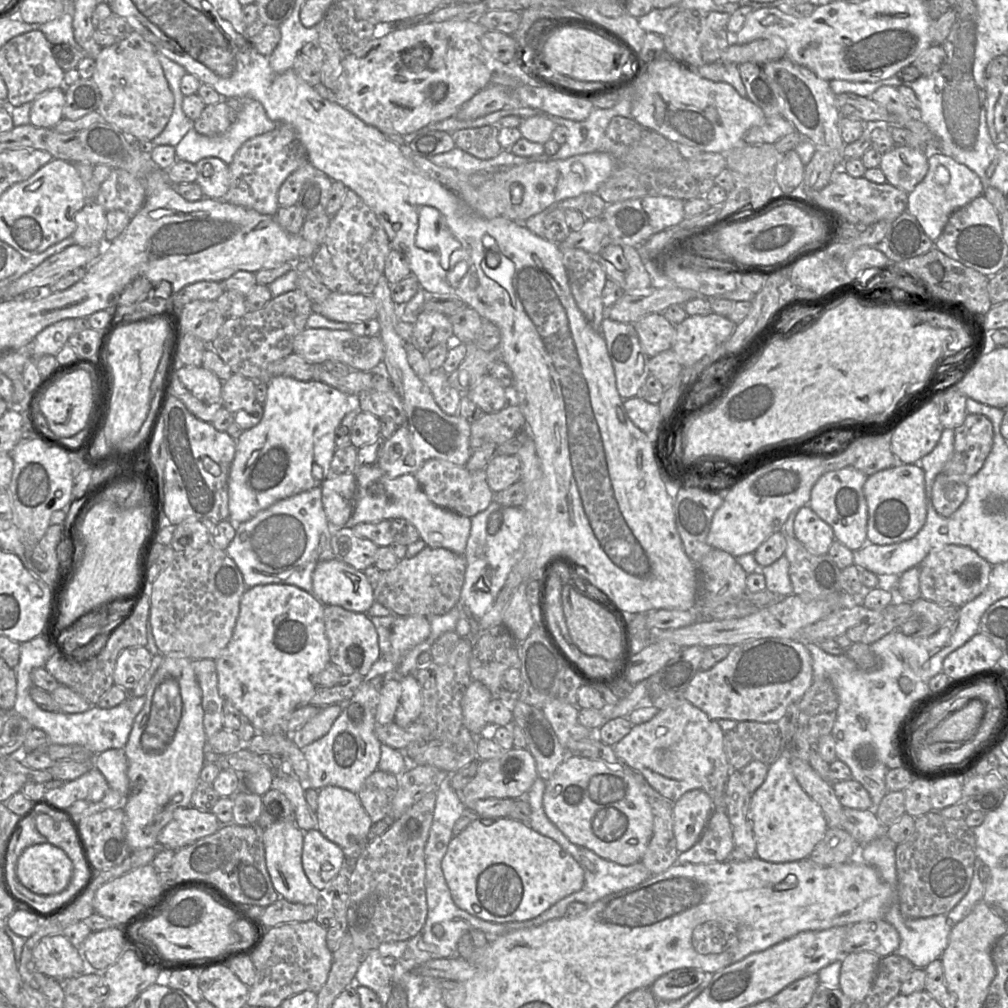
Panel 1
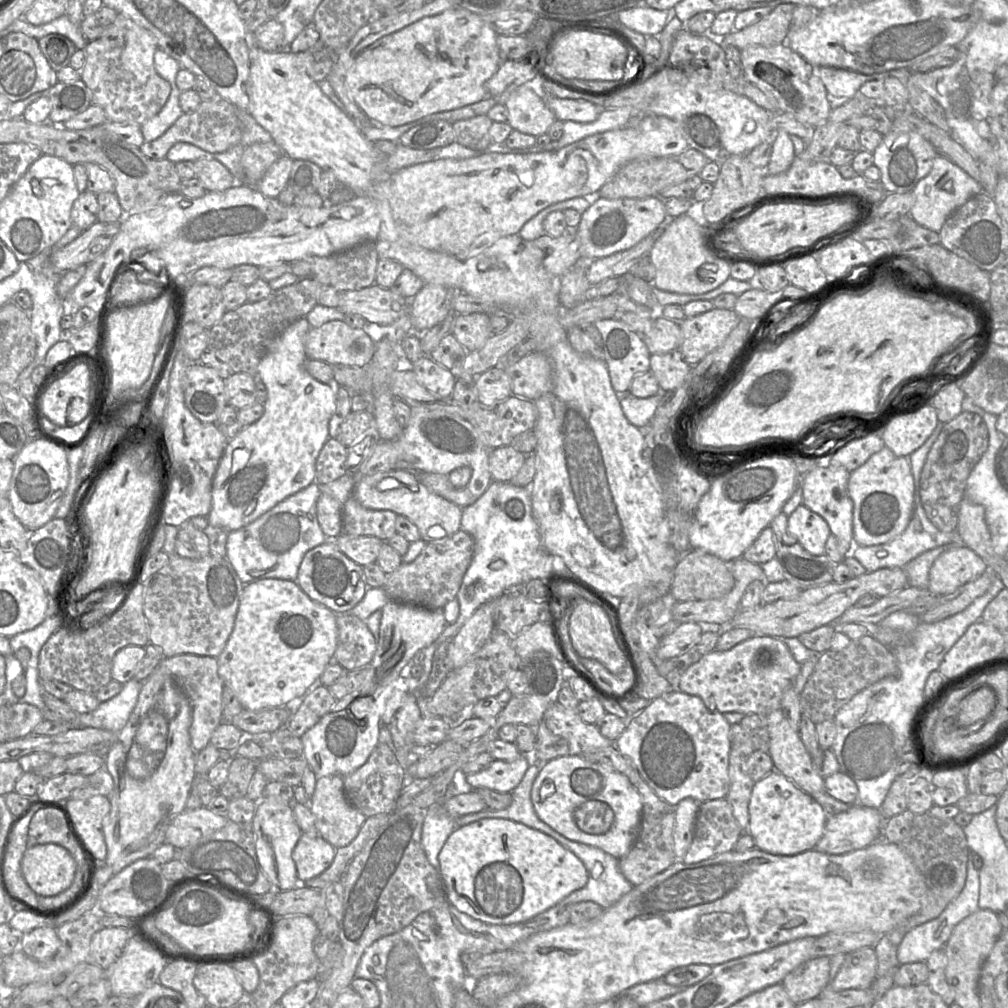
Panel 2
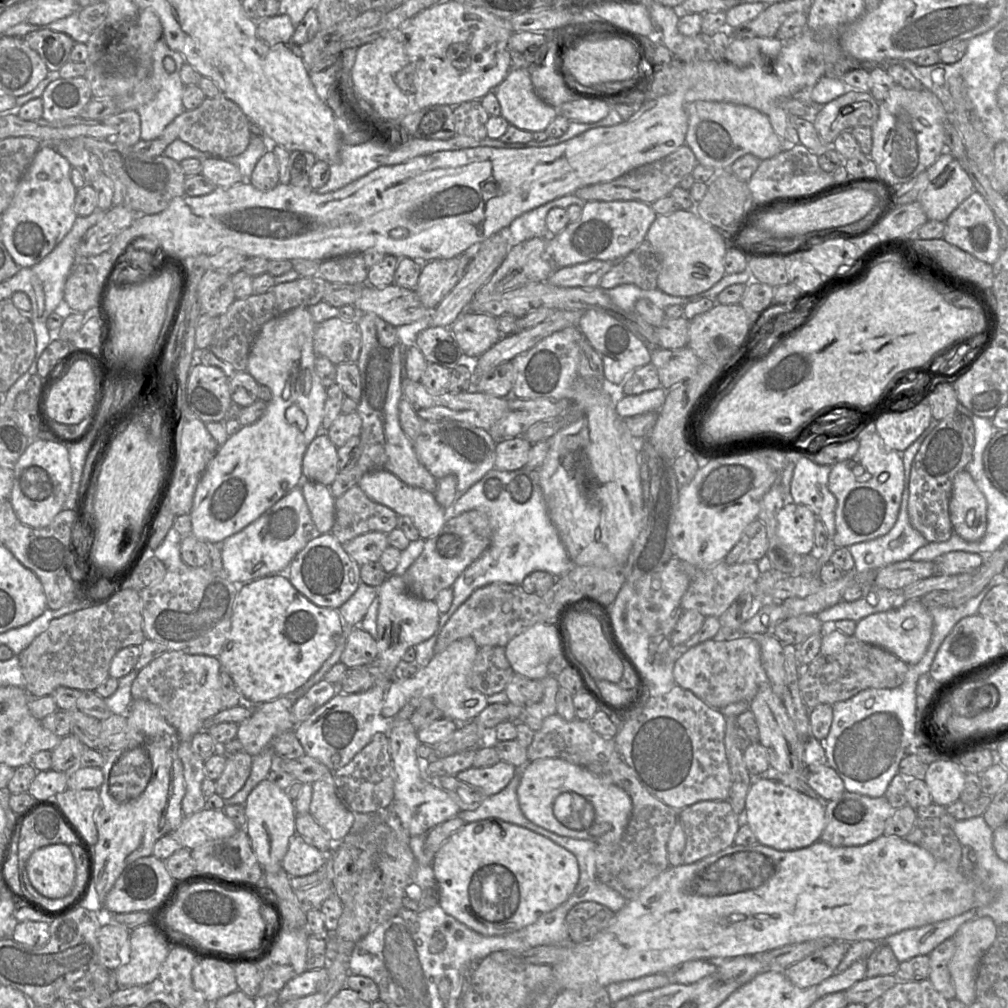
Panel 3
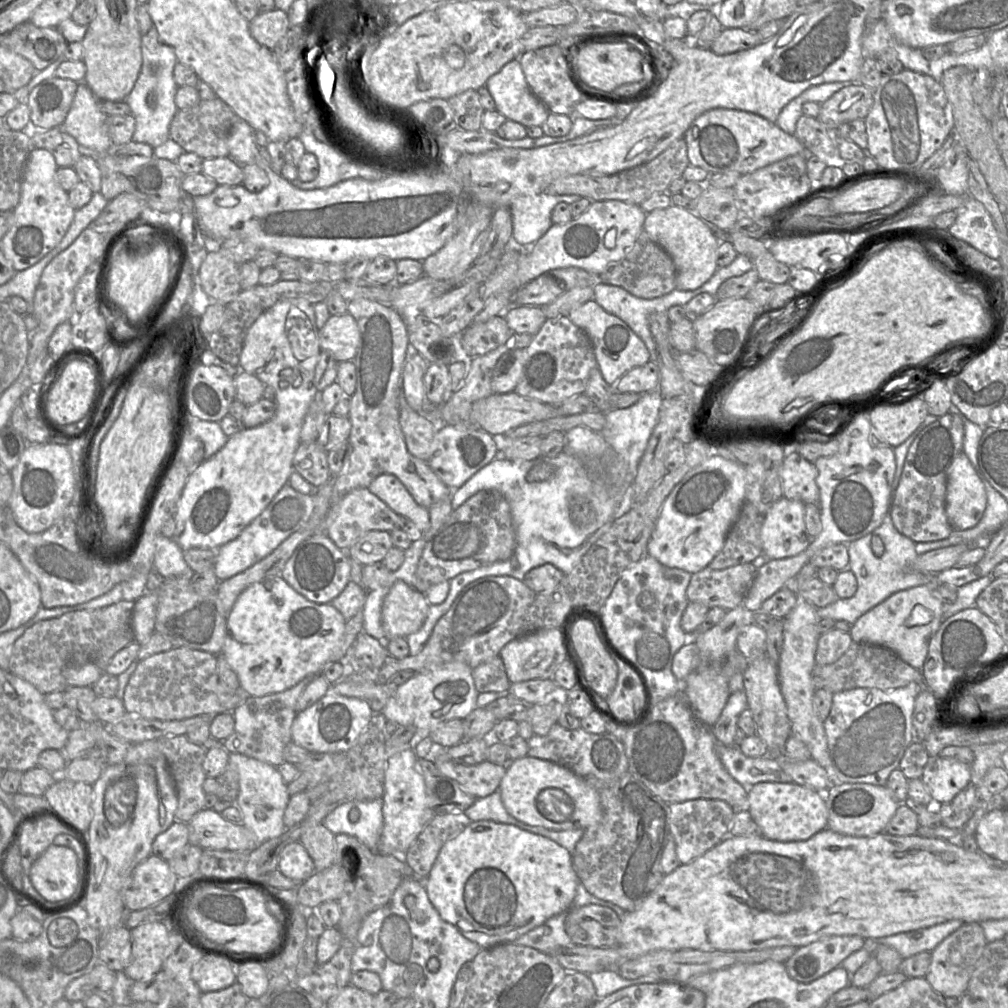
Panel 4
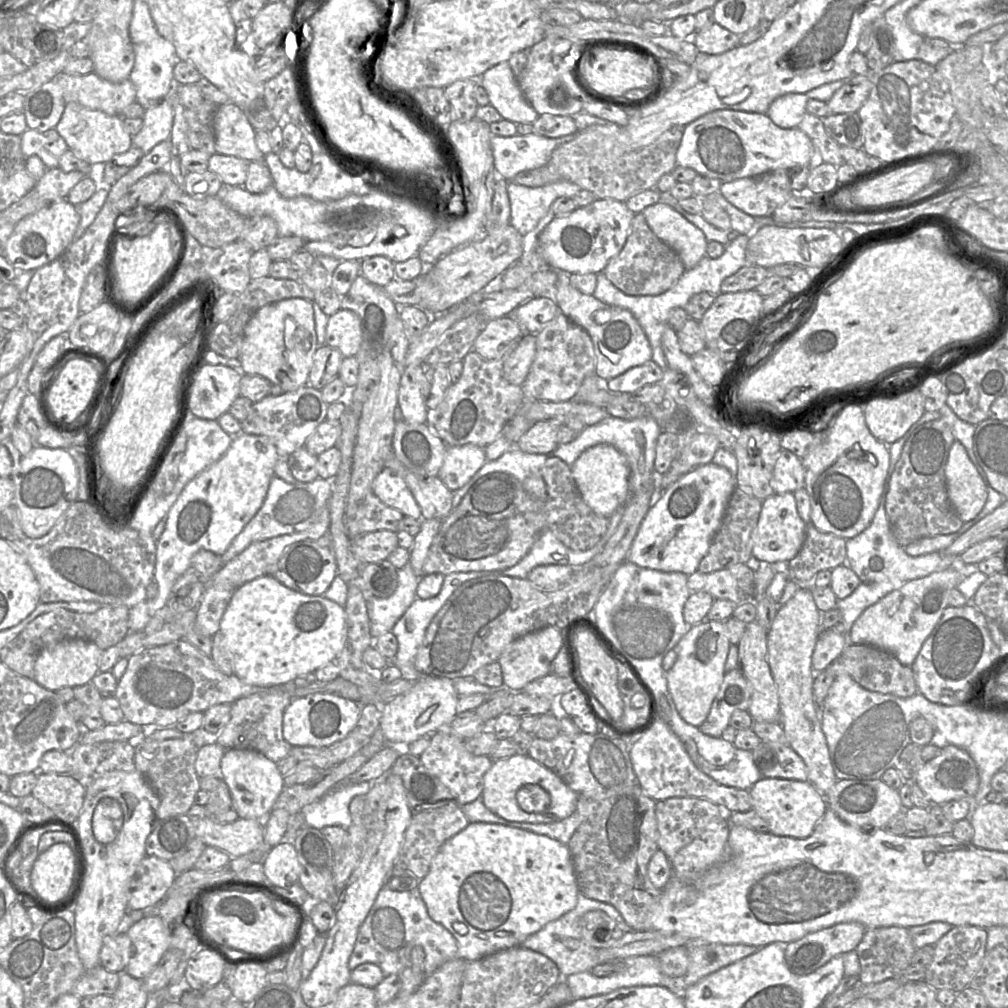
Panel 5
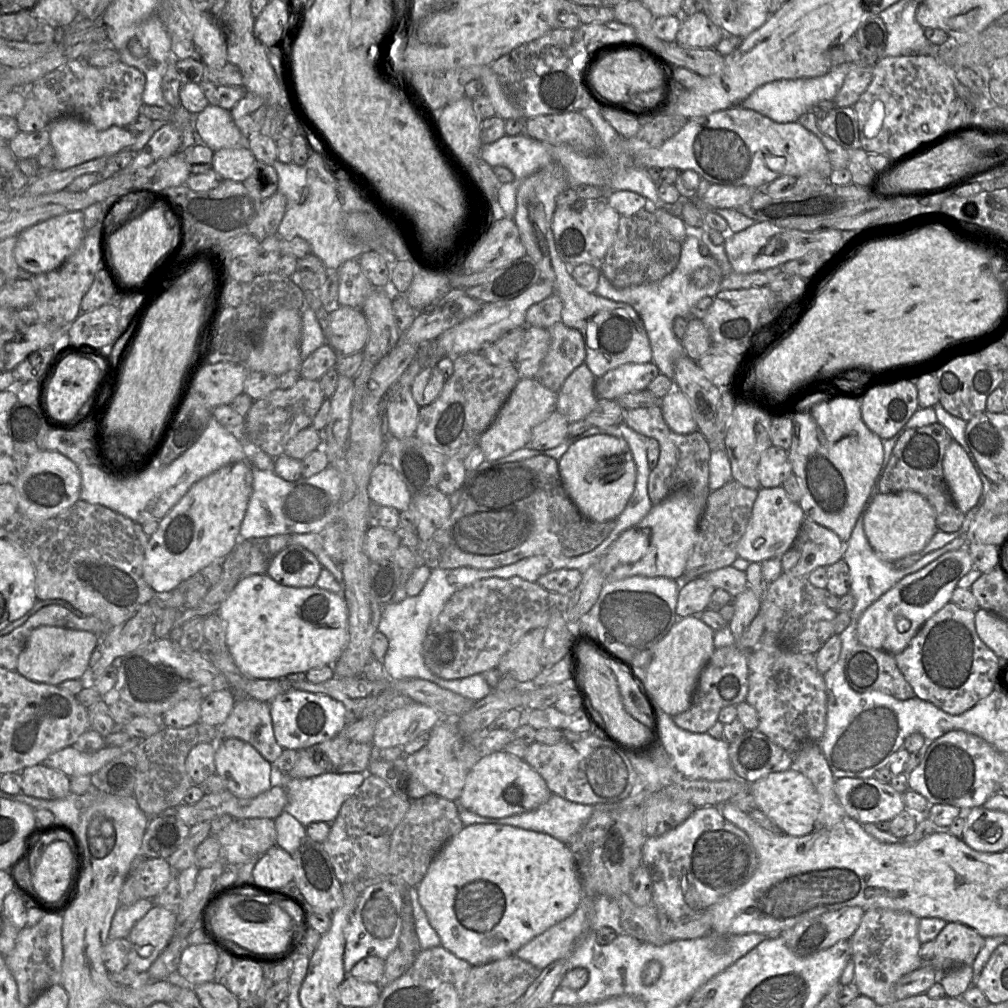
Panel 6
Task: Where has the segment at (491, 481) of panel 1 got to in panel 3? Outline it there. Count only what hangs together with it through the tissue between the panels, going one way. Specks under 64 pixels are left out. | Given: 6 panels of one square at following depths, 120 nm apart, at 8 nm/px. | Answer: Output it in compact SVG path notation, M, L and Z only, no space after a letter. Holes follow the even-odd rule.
M524 436L497 442L494 468L501 471L514 471L524 468L532 445Z

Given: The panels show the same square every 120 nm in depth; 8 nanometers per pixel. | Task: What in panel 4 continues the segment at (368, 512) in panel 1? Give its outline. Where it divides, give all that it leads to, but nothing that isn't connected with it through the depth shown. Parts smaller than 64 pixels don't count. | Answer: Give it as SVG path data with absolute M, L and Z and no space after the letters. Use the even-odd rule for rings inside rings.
M381 474L370 483L368 489L396 514L411 520L422 533L429 529L429 509L417 504L396 476Z

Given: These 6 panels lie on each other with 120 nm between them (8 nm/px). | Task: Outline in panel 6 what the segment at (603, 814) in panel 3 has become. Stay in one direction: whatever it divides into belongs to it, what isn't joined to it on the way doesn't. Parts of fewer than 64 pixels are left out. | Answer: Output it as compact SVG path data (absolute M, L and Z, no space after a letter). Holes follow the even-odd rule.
M501 750L483 755L473 766L457 802L480 816L504 818L532 811L551 795L545 780L524 759Z

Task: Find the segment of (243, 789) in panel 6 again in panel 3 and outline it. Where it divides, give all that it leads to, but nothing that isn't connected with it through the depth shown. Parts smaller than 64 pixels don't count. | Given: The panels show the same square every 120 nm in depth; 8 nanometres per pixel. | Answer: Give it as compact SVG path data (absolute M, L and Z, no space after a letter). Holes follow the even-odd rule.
M268 778L256 785L244 804L247 832L252 849L264 872L276 873L282 868L282 860L287 853L290 839L296 834L297 813L294 802L286 791L280 789Z

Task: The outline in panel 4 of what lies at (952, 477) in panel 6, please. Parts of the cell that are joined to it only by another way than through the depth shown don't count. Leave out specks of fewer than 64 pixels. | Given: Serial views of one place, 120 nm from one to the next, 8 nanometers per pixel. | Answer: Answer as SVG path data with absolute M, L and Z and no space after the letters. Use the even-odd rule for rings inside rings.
M964 452L947 469L946 515L954 530L976 526L986 510L987 494Z

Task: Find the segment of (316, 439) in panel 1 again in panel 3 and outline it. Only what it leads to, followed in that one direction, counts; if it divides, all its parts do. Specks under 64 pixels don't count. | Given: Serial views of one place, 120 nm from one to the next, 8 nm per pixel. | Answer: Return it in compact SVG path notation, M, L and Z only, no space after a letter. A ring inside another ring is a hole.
M308 307L294 308L262 326L249 353L246 371L254 377L258 384L266 385L271 389L272 399L267 403L267 409L259 420L242 426L239 432L228 437L202 475L196 487L189 514L192 535L196 538L210 545L221 545L225 539L258 519L295 487L300 487L303 480L303 456L309 444L319 435L327 391L315 368L317 355L314 351L314 332L316 326Z

